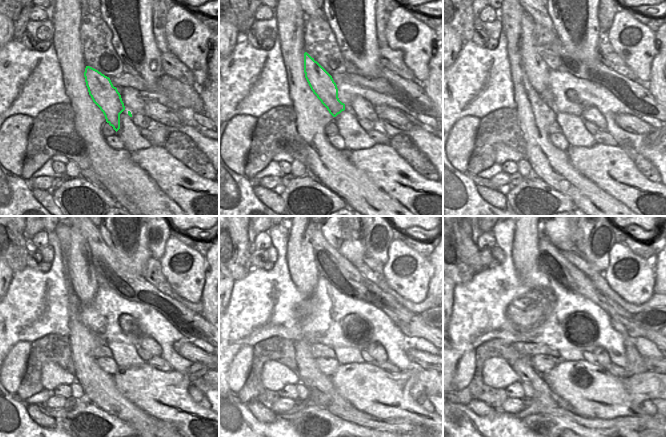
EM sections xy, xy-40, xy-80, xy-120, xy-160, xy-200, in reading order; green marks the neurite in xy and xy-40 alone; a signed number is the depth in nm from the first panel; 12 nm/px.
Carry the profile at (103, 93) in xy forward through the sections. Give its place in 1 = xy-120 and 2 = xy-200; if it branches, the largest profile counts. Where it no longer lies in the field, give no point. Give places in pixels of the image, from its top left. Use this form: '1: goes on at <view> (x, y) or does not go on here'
1: goes on at xy-120 (79, 269)
2: goes on at xy-200 (525, 244)

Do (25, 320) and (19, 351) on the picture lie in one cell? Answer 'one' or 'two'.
two

